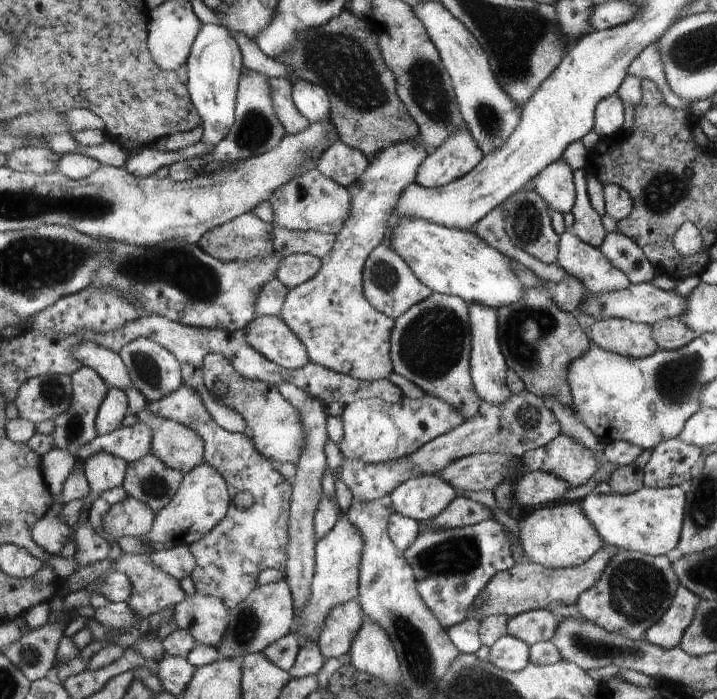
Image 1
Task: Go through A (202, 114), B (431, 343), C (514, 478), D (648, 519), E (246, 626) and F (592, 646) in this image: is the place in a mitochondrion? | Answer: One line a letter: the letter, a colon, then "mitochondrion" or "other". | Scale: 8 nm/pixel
A: other
B: mitochondrion
C: other
D: other
E: mitochondrion
F: mitochondrion

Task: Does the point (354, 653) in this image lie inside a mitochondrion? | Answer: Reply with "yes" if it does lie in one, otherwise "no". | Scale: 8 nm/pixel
no

